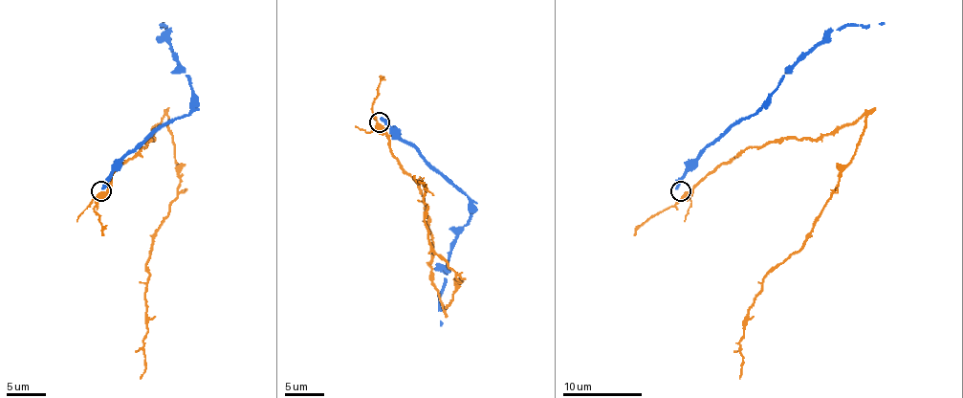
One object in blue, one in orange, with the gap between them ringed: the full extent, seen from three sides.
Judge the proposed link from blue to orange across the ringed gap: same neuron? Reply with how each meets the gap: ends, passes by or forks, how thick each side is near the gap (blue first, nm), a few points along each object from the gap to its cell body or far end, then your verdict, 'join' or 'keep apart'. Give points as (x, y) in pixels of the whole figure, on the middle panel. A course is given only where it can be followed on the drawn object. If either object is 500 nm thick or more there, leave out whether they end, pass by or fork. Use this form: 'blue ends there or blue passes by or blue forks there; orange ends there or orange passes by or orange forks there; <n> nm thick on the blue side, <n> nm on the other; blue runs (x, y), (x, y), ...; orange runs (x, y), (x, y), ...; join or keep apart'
blue ends there; orange forks there; 280 nm thick on the blue side, 440 nm on the other; blue runs (380, 120), (461, 190), (470, 205), (470, 218), (454, 240), (445, 274), (439, 299), (441, 325); orange runs (380, 125), (419, 188), (431, 279), (447, 307), (458, 281), (431, 248), (419, 181); keep apart

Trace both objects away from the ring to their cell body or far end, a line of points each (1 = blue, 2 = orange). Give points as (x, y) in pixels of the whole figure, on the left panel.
1: (101, 189), (111, 171), (129, 153), (155, 130), (183, 118), (192, 102), (192, 86), (176, 62), (163, 23)
2: (101, 193), (113, 173), (155, 140), (153, 130), (166, 116), (180, 177), (178, 197), (153, 240), (141, 379)

